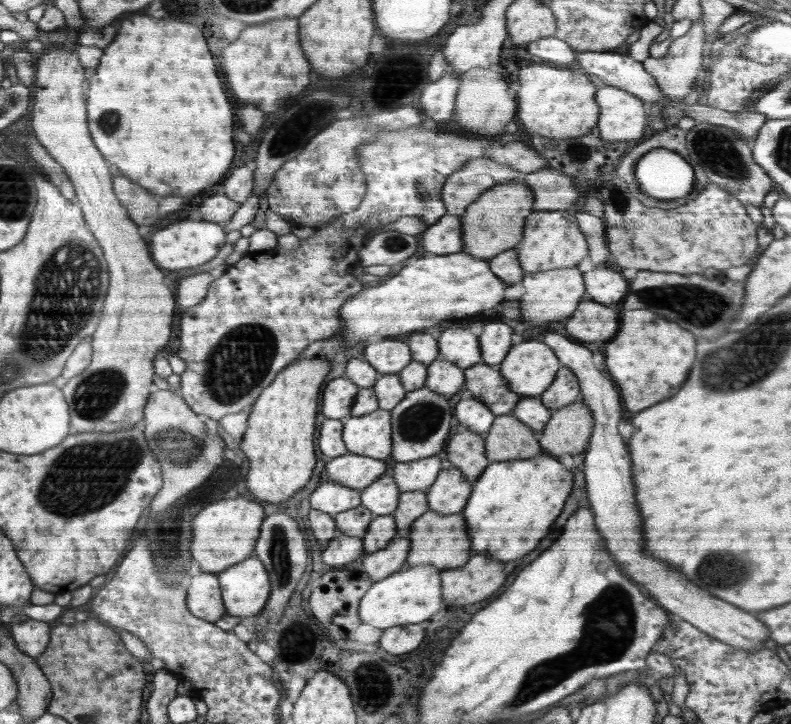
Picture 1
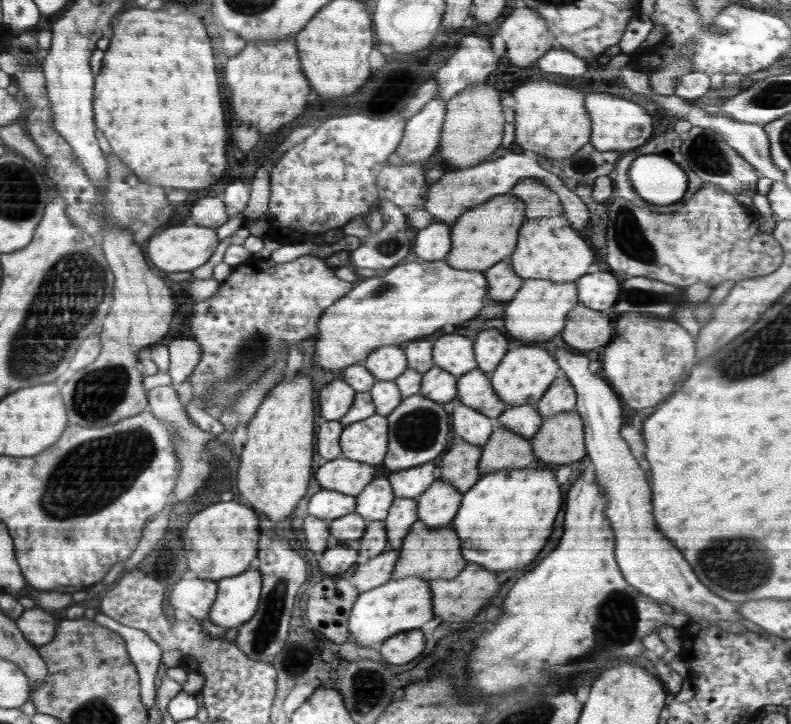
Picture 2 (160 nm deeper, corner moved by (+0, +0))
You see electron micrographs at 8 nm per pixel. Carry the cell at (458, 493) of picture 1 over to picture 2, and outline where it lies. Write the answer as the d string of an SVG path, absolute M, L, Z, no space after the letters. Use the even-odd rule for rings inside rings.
M447 480L434 481L417 497L417 517L429 528L452 522L462 502L463 494Z

